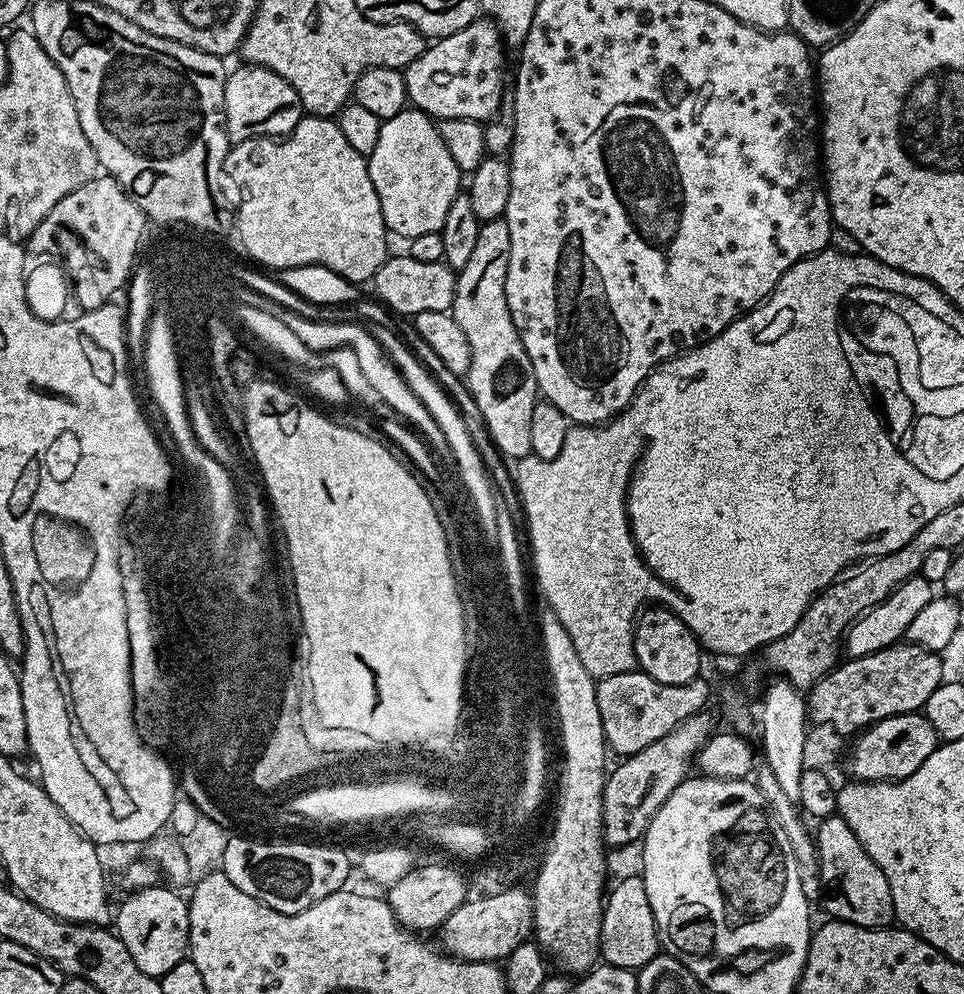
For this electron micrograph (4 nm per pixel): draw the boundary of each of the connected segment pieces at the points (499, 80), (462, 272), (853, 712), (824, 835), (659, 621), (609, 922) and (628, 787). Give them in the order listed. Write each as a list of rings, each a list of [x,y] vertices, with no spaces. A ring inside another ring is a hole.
[[[477,18],[470,26],[458,30],[458,34],[439,37],[429,43],[410,66],[402,69],[408,104],[437,122],[446,118],[492,120],[506,100],[504,71],[508,68],[508,60],[504,50],[504,35],[499,24],[491,18]]]
[[[502,218],[483,221],[478,230],[478,239],[466,266],[458,270],[456,277],[456,293],[450,309],[452,316],[462,326],[462,334],[466,334],[466,342],[470,350],[470,366],[466,383],[472,391],[474,402],[478,402],[478,410],[482,410],[486,426],[490,430],[490,438],[498,446],[500,455],[512,462],[519,462],[525,456],[532,455],[530,446],[530,418],[534,414],[534,406],[538,399],[538,389],[534,378],[534,366],[530,362],[530,354],[526,354],[526,346],[514,326],[514,318],[510,318],[510,306],[506,306],[506,266],[510,266],[510,226]]]
[[[907,642],[891,644],[889,648],[883,648],[874,654],[845,659],[824,675],[814,687],[807,689],[807,719],[813,725],[825,724],[843,734],[849,734],[849,732],[856,734],[876,724],[882,718],[890,718],[894,714],[921,711],[926,698],[930,698],[930,694],[934,694],[934,690],[938,690],[938,686],[946,679],[944,664],[940,659],[937,653]]]
[[[839,814],[830,815],[821,819],[814,828],[814,843],[816,845],[816,854],[820,866],[820,890],[822,893],[822,905],[828,911],[827,915],[833,920],[845,920],[854,926],[863,928],[887,928],[896,920],[896,911],[894,902],[890,898],[890,882],[886,882],[886,874],[866,854],[862,842],[858,842],[858,836],[854,830]]]
[[[648,606],[636,617],[634,654],[639,671],[650,678],[667,684],[685,684],[697,679],[700,672],[702,649],[696,635],[688,628],[688,622],[665,607]]]
[[[643,875],[622,877],[610,892],[611,888],[601,914],[600,956],[603,963],[610,966],[639,970],[657,956],[662,948],[654,922],[654,910],[650,910],[650,898],[646,898]]]
[[[707,711],[697,716],[686,718],[666,738],[658,738],[658,742],[650,742],[646,750],[638,750],[638,754],[625,756],[620,765],[607,773],[605,790],[602,794],[602,818],[604,819],[604,843],[613,848],[623,844],[632,844],[643,837],[650,826],[654,814],[674,794],[679,784],[687,780],[694,768],[696,755],[702,746],[714,734],[712,720]],[[613,844],[613,846],[612,846]]]

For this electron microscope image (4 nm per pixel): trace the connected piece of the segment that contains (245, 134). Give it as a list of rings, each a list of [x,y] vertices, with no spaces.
[[[245,63],[244,68],[236,68],[227,73],[224,81],[224,125],[228,131],[228,139],[232,144],[241,144],[254,138],[283,138],[298,126],[305,116],[302,98],[298,98],[298,90],[282,78],[282,74],[274,74],[274,70],[263,68],[261,64]]]

